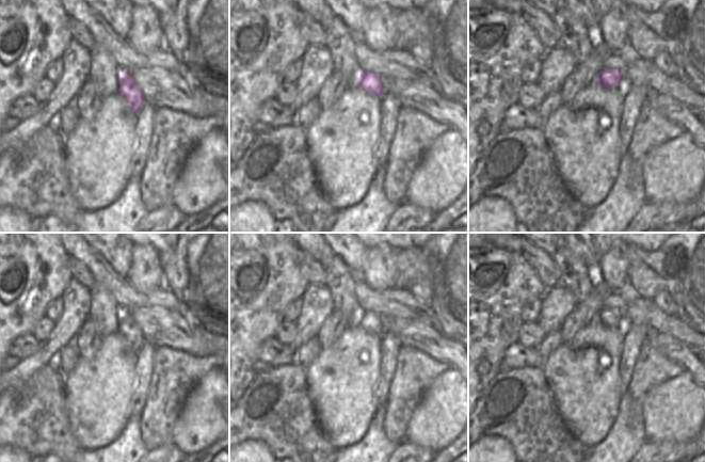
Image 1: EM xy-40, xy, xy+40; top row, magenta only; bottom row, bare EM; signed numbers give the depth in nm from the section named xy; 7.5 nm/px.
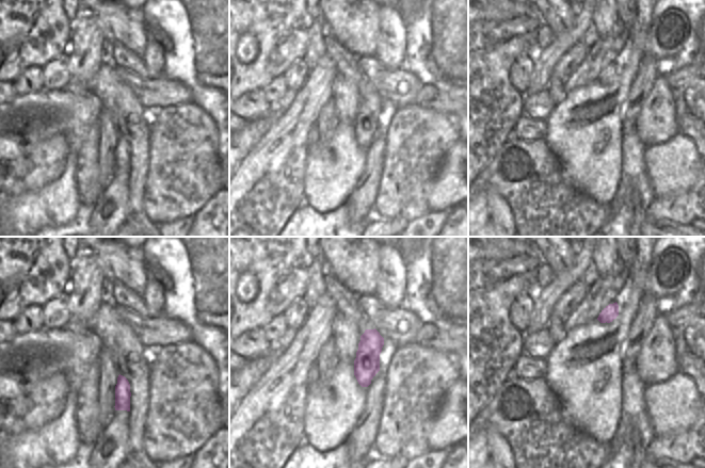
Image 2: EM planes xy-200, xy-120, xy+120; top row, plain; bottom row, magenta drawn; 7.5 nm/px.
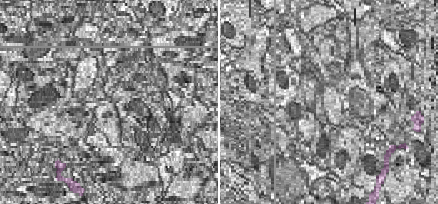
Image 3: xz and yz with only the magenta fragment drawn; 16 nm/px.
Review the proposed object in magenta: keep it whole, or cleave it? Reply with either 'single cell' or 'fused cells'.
fused cells

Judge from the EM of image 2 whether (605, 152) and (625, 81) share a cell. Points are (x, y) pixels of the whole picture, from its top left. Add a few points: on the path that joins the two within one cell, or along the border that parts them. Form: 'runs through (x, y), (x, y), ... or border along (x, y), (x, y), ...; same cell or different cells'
runs through (611, 134), (611, 116), (619, 105), (619, 99); same cell

